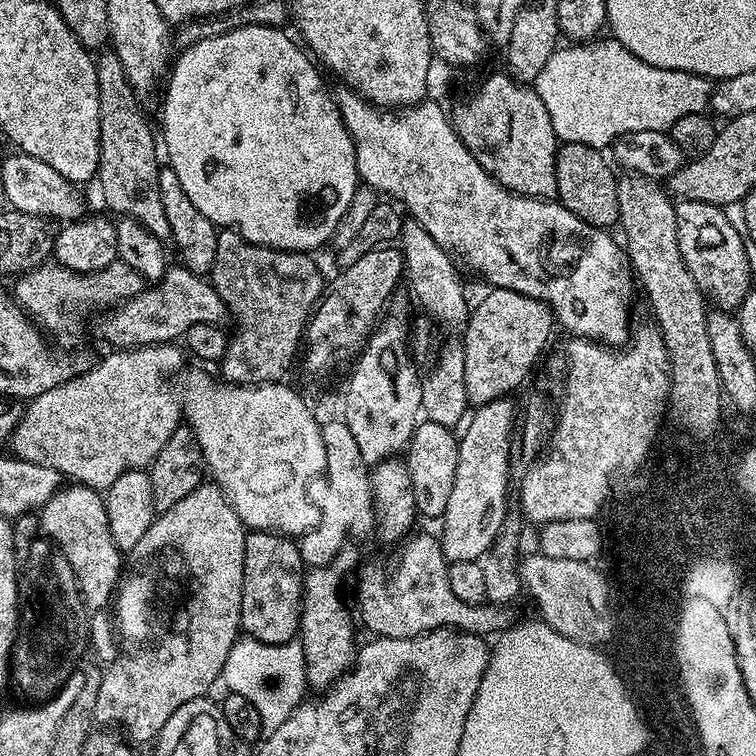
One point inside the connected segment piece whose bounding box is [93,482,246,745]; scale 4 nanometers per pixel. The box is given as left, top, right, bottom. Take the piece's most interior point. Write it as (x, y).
(137, 698)

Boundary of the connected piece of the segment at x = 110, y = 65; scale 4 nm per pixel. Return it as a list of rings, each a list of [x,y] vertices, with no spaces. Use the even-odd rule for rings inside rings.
[[[110,48],[101,51],[96,61],[96,73],[98,74],[99,90],[99,170],[96,175],[96,182],[100,184],[100,192],[105,204],[115,215],[136,220],[139,224],[147,227],[148,230],[159,240],[169,241],[171,239],[170,224],[167,221],[161,195],[158,191],[158,174],[160,162],[156,154],[158,142],[154,140],[152,130],[140,108],[141,101],[136,92],[130,86],[126,72],[119,61],[116,52]]]

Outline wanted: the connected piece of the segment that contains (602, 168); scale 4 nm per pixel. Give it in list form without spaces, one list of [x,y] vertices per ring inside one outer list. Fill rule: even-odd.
[[[561,143],[556,149],[556,196],[559,204],[590,226],[611,229],[611,224],[613,227],[620,219],[616,185],[618,176],[612,173],[611,167],[609,157],[599,148]]]

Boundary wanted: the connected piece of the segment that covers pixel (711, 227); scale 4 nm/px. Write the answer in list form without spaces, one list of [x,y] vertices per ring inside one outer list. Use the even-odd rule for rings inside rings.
[[[677,199],[676,221],[678,222],[678,250],[682,250],[682,258],[686,262],[686,270],[694,274],[694,282],[698,282],[700,291],[709,301],[712,300],[717,309],[734,310],[746,298],[746,294],[753,291],[754,278],[750,274],[750,262],[746,254],[746,240],[730,226],[724,208],[710,202],[694,202],[693,200]]]

